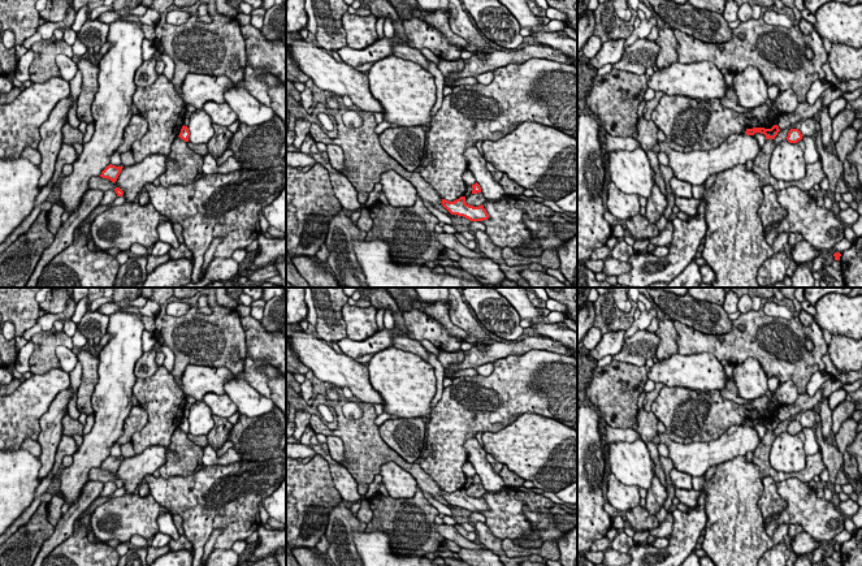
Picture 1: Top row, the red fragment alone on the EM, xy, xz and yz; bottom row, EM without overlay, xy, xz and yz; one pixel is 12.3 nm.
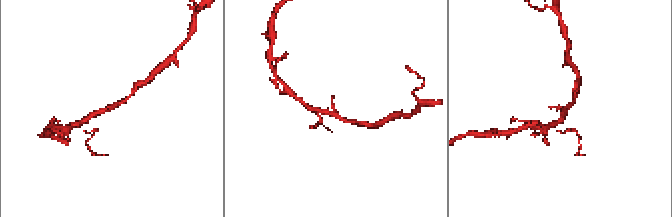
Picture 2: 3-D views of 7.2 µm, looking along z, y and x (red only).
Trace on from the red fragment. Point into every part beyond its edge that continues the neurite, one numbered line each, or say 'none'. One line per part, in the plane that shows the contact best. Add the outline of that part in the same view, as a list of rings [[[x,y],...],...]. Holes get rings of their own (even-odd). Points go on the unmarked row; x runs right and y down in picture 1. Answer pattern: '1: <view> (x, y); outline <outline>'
none

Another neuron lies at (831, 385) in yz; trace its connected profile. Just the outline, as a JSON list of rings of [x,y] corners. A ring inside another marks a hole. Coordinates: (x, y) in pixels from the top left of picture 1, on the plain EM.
[[[829,377],[824,384],[822,384],[820,390],[823,399],[829,397],[833,392],[839,390],[844,384],[835,377]]]

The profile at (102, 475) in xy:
[[[92,468],[88,472],[88,480],[94,480],[94,481],[101,481],[101,483],[107,483],[107,481],[114,481],[117,478],[117,475],[112,474],[108,470],[103,470],[103,468]]]

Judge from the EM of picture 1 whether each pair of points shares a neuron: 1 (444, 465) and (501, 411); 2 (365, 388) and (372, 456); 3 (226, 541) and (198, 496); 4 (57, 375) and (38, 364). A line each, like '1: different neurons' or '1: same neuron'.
1: same neuron
2: different neurons
3: same neuron
4: different neurons

